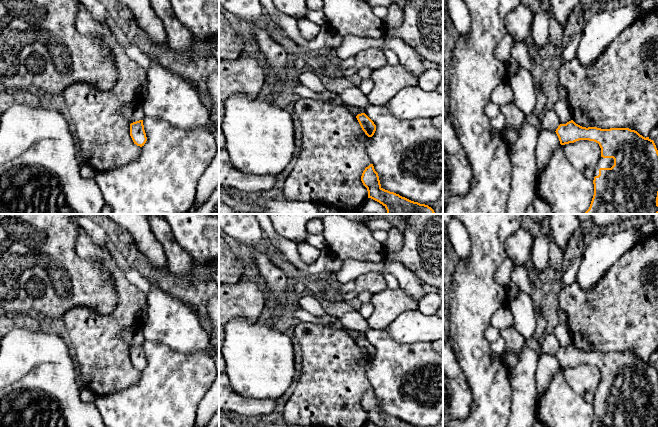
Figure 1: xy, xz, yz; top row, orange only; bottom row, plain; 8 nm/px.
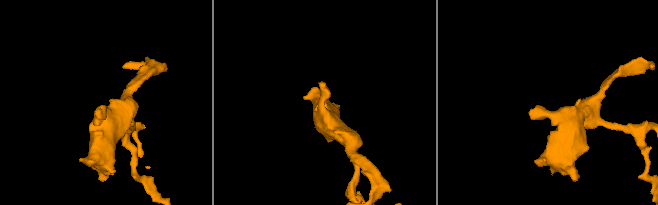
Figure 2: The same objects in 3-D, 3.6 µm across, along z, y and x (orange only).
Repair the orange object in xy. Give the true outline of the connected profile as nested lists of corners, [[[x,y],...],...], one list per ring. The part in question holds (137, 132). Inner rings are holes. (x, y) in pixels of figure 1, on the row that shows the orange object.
[[[139,120],[130,124],[130,136],[137,146],[144,146],[147,141],[144,130],[143,120]]]

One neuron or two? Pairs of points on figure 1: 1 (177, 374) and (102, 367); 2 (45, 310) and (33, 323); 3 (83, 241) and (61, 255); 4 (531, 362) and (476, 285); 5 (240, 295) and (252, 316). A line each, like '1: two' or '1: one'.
1: two
2: two
3: two
4: two
5: one

